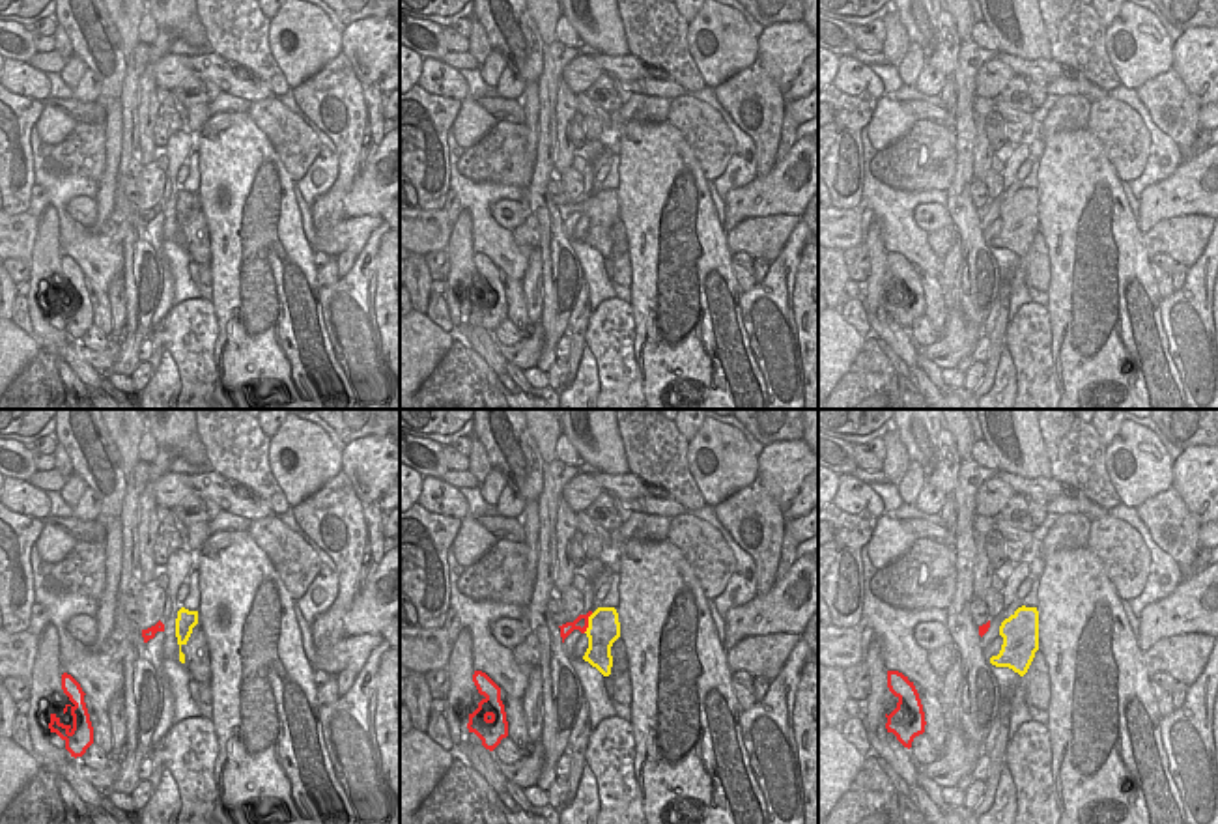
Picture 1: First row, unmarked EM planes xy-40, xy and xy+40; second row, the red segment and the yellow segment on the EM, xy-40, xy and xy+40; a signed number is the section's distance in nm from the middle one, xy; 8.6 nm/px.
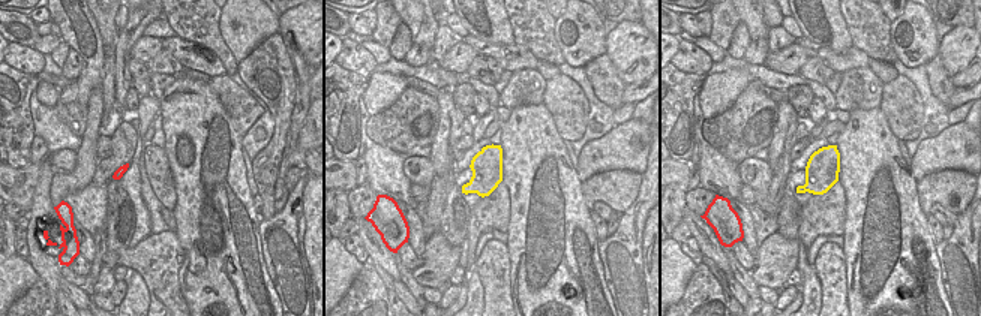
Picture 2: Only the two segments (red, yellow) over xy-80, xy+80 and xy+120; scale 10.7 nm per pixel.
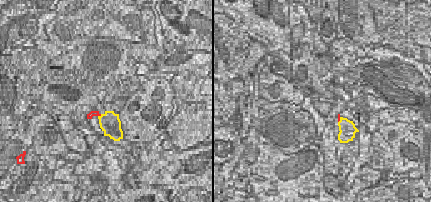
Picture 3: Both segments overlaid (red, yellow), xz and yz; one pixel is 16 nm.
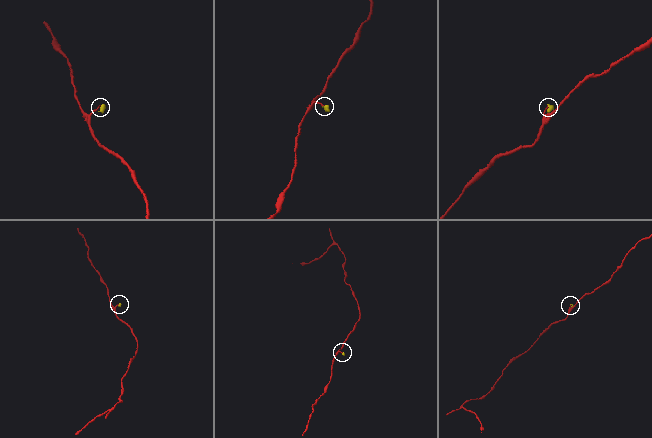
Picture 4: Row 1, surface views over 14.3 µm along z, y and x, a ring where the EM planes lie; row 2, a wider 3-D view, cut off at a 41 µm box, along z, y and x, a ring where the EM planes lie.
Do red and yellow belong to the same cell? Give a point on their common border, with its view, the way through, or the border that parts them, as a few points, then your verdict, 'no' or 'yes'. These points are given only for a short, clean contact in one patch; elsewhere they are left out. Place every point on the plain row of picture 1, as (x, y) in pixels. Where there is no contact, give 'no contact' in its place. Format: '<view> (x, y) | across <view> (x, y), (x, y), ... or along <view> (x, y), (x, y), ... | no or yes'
xy (587, 204) | across xy (581, 204), (587, 204), (604, 210) | yes

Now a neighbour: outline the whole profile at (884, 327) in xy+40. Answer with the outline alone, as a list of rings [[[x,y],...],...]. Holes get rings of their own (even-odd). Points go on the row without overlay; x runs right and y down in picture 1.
[[[884,306],[876,312],[867,312],[869,325],[876,338],[884,340],[908,368],[917,366],[917,348],[908,329],[897,323]]]

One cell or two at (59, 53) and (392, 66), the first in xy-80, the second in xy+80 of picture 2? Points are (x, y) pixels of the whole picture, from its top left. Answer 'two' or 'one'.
two

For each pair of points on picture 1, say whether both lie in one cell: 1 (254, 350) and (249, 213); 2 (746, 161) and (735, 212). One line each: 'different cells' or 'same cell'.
1: same cell
2: different cells

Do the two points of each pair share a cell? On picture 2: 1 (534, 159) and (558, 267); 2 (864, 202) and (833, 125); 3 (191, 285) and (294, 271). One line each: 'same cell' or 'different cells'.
1: same cell
2: different cells
3: different cells

